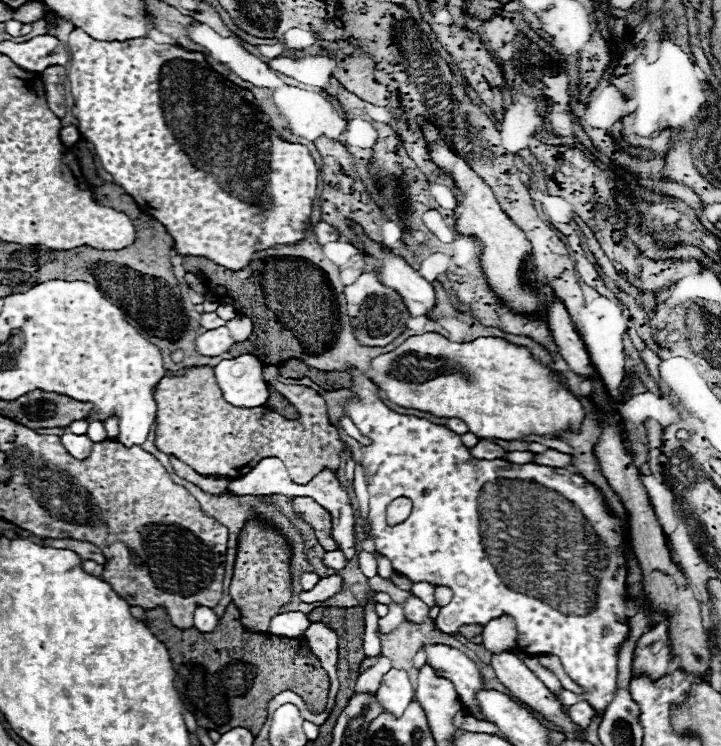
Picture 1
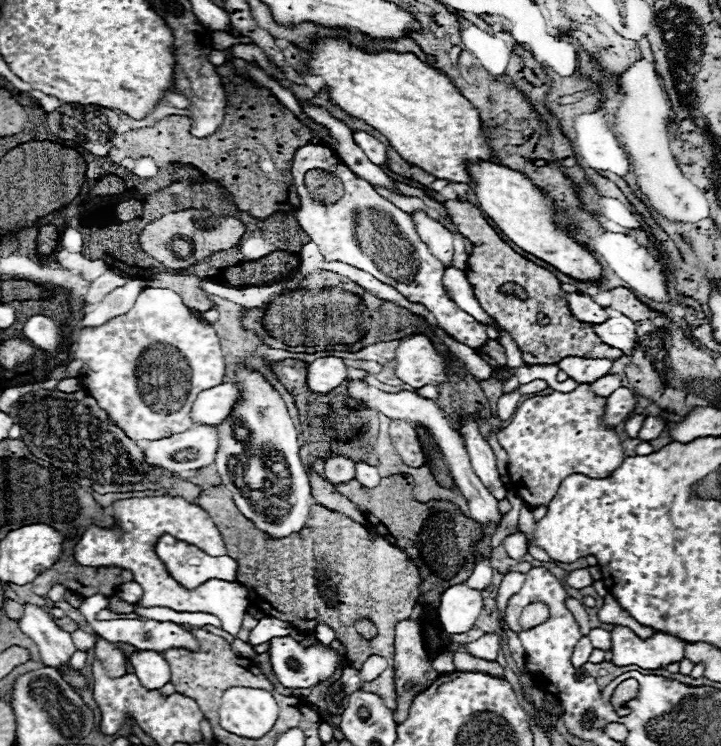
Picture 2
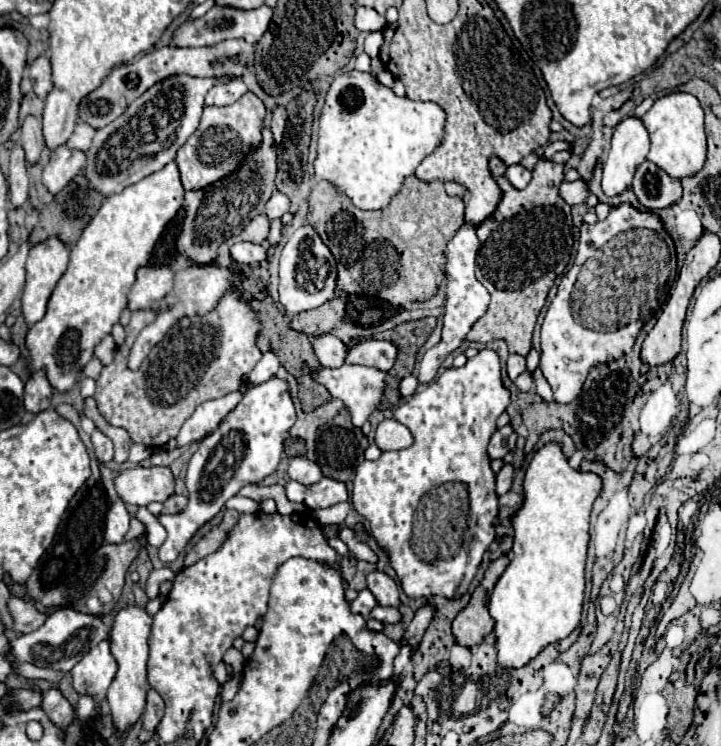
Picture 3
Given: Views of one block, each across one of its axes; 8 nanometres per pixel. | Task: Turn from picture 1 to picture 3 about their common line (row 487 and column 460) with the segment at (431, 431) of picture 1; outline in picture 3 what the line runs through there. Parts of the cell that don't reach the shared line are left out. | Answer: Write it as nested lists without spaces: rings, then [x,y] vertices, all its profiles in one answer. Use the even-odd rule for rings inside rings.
[[[488,348],[480,350],[474,358],[468,358],[462,368],[444,370],[436,380],[424,386],[422,392],[416,392],[408,402],[394,410],[394,418],[412,432],[414,444],[410,448],[398,452],[382,452],[378,460],[364,460],[356,468],[352,504],[356,512],[372,524],[372,536],[390,554],[392,568],[396,570],[402,588],[410,598],[462,596],[468,590],[484,558],[484,552],[494,542],[496,536],[492,520],[498,514],[498,498],[494,494],[496,476],[490,470],[486,446],[490,436],[496,432],[498,416],[506,410],[508,404],[510,392],[502,384],[498,354]],[[440,486],[464,486],[466,494],[436,494],[434,504],[424,506],[422,500],[426,500],[428,494]]]

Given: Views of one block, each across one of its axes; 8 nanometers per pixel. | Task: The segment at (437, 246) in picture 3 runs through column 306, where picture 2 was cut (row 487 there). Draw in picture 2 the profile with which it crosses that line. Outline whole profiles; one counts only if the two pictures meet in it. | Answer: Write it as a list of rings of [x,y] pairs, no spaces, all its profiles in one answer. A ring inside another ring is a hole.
[[[224,486],[202,490],[196,504],[208,508],[208,514],[216,520],[228,556],[240,564],[236,580],[250,588],[252,604],[262,604],[256,606],[258,610],[266,616],[290,622],[300,632],[308,634],[316,624],[328,624],[344,644],[346,658],[356,670],[360,670],[372,654],[386,660],[394,658],[394,628],[398,622],[412,616],[418,600],[418,584],[422,580],[412,560],[400,548],[382,538],[374,540],[362,524],[320,504],[310,504],[306,528],[302,532],[280,540],[258,530],[254,522],[238,510]],[[358,618],[372,620],[378,628],[378,636],[366,640],[356,634],[352,622]]]

